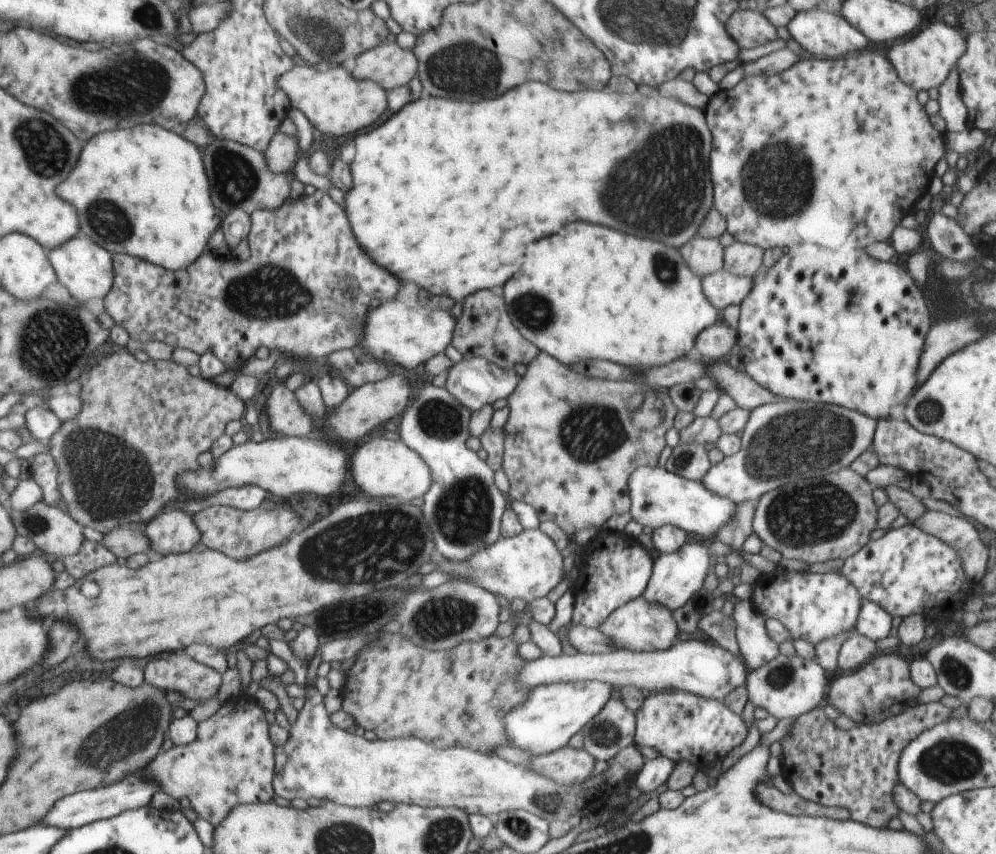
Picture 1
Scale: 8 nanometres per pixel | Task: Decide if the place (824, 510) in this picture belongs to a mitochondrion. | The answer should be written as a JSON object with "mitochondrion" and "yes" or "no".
{"mitochondrion":"yes"}

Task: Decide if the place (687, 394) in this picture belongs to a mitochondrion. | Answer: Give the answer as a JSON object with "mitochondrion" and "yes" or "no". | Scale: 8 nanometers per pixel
{"mitochondrion":"no"}

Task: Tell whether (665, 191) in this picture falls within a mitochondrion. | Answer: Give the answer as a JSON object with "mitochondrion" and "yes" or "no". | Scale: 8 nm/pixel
{"mitochondrion":"yes"}

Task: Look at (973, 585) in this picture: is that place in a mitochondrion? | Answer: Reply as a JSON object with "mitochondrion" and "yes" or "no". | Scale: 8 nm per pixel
{"mitochondrion":"no"}

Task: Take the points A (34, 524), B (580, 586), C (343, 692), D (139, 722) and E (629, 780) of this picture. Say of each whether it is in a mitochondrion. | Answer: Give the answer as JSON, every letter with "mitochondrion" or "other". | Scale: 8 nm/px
{"A":"mitochondrion","B":"other","C":"other","D":"mitochondrion","E":"other"}

